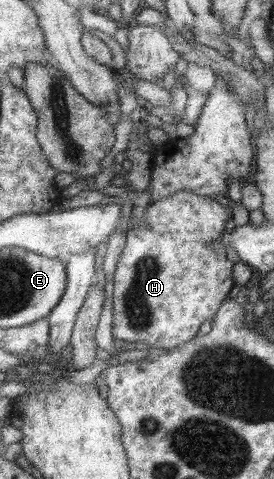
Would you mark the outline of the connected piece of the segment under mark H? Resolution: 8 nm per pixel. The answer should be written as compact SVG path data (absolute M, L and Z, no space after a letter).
M179 191L169 195L169 197L161 198L156 202L150 202L146 207L142 224L130 226L130 230L126 232L126 242L124 243L121 255L115 266L112 277L113 293L112 293L112 336L130 343L145 343L148 347L157 349L175 349L178 345L182 345L186 341L191 341L193 336L197 334L199 325L205 320L212 319L218 308L225 300L225 295L233 288L232 269L234 264L225 258L225 252L221 248L213 250L211 246L215 244L215 240L219 240L219 236L223 233L225 222L232 218L232 212L229 209L214 202L211 197L203 197L203 195L191 194L189 191Z

